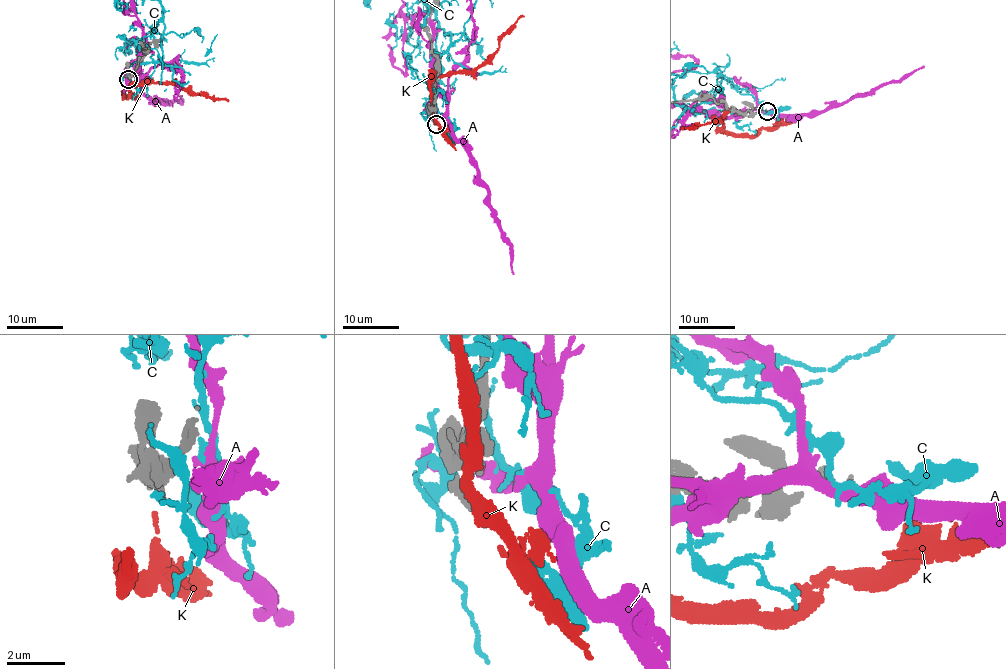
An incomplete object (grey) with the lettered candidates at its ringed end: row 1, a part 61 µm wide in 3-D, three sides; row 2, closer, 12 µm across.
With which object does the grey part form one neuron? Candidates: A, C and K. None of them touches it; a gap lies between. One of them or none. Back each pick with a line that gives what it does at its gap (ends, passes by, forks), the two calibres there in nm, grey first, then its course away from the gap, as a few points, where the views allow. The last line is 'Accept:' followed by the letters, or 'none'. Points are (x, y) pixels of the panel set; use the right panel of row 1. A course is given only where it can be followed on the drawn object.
K: It ends there. Thickness 120 nm (grey) against 150 nm
Accept: K

